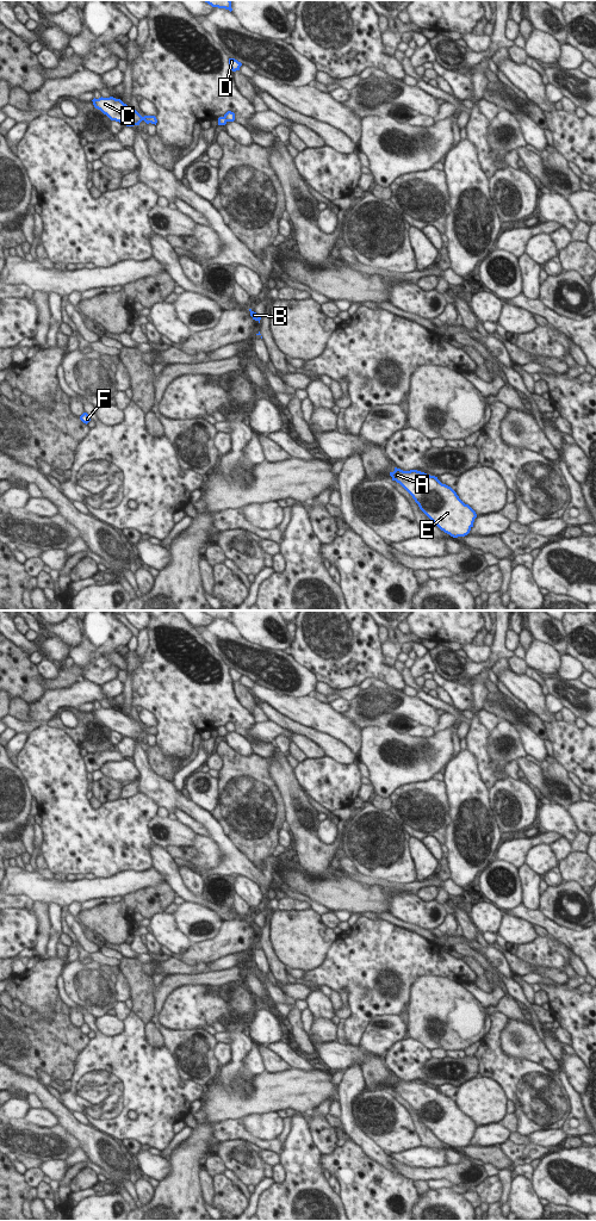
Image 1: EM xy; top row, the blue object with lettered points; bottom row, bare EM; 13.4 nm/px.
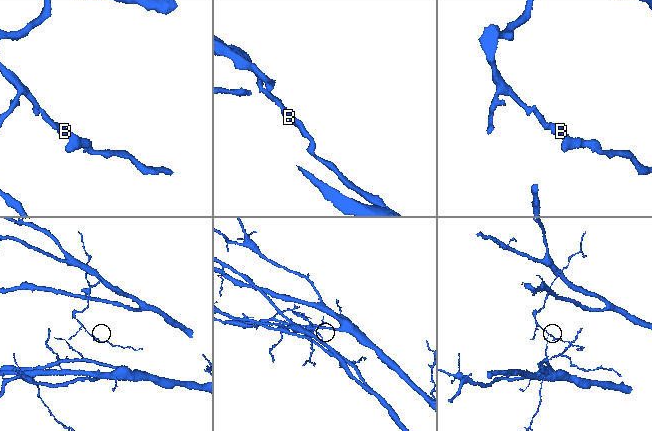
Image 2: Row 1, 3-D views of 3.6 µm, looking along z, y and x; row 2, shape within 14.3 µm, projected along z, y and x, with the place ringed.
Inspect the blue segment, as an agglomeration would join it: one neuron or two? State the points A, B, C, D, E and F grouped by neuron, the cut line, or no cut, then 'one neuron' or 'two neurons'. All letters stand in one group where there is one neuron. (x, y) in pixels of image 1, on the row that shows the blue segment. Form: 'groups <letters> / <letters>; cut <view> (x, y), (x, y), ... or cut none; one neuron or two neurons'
groups A C E F / B D; cut xy (223, 117), (227, 121); two neurons

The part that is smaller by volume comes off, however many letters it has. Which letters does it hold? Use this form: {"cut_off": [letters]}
{"cut_off": ["B", "D"]}

